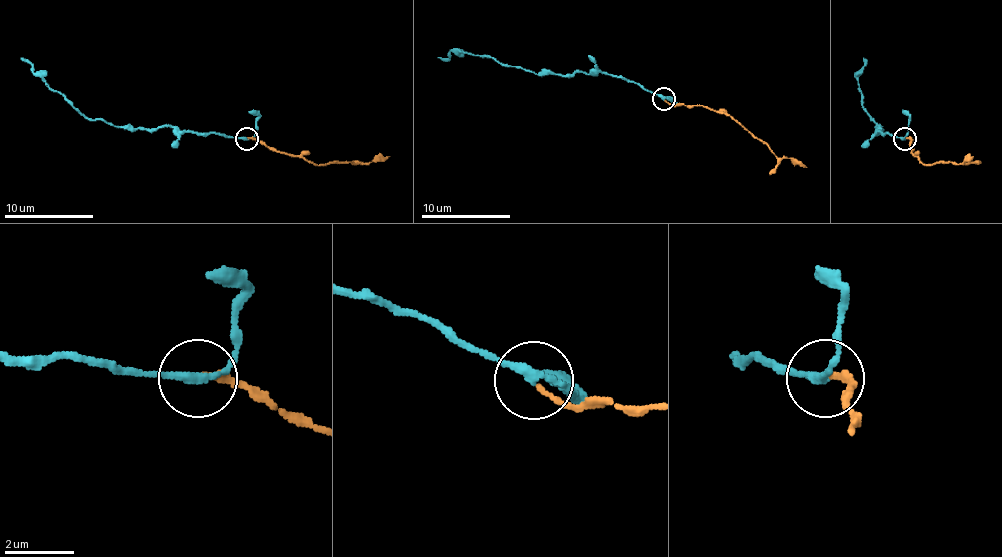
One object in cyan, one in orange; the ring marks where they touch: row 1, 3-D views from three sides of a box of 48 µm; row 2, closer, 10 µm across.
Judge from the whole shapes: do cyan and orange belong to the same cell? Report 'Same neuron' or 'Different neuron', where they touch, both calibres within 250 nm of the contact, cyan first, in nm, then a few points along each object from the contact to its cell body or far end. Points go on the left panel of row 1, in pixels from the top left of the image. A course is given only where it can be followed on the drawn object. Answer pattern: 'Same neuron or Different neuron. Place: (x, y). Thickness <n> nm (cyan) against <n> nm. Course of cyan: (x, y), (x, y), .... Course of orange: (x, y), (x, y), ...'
Same neuron. Place: (246, 138). Thickness 240 nm (cyan) against 160 nm. Course of cyan: (246, 138), (156, 127), (141, 129), (89, 120), (20, 57). Course of orange: (248, 138), (261, 140), (270, 149), (317, 165), (375, 162), (389, 156)

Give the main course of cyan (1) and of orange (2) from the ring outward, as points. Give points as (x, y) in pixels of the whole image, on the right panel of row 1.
1: (904, 138), (877, 131), (877, 127), (882, 129), (862, 104), (857, 82), (864, 57)
2: (906, 138), (911, 140), (911, 151), (924, 165), (964, 162), (973, 156)

